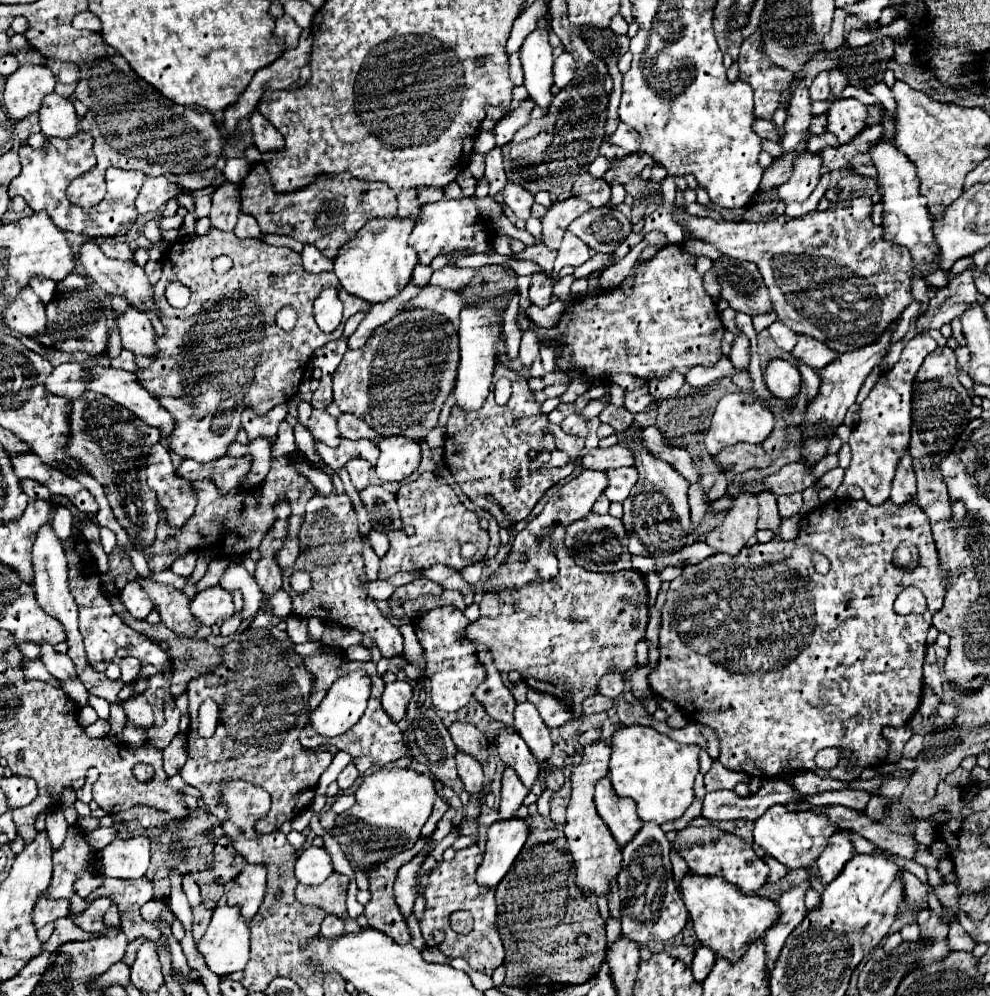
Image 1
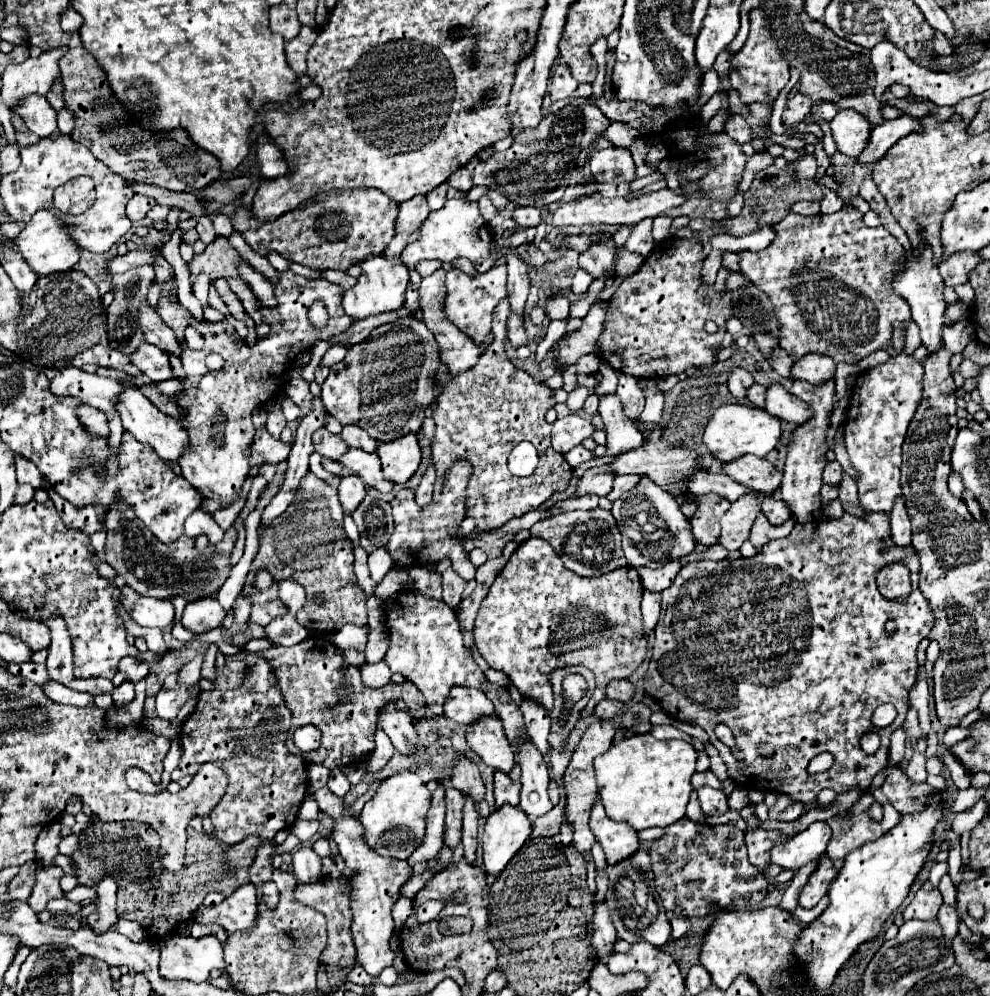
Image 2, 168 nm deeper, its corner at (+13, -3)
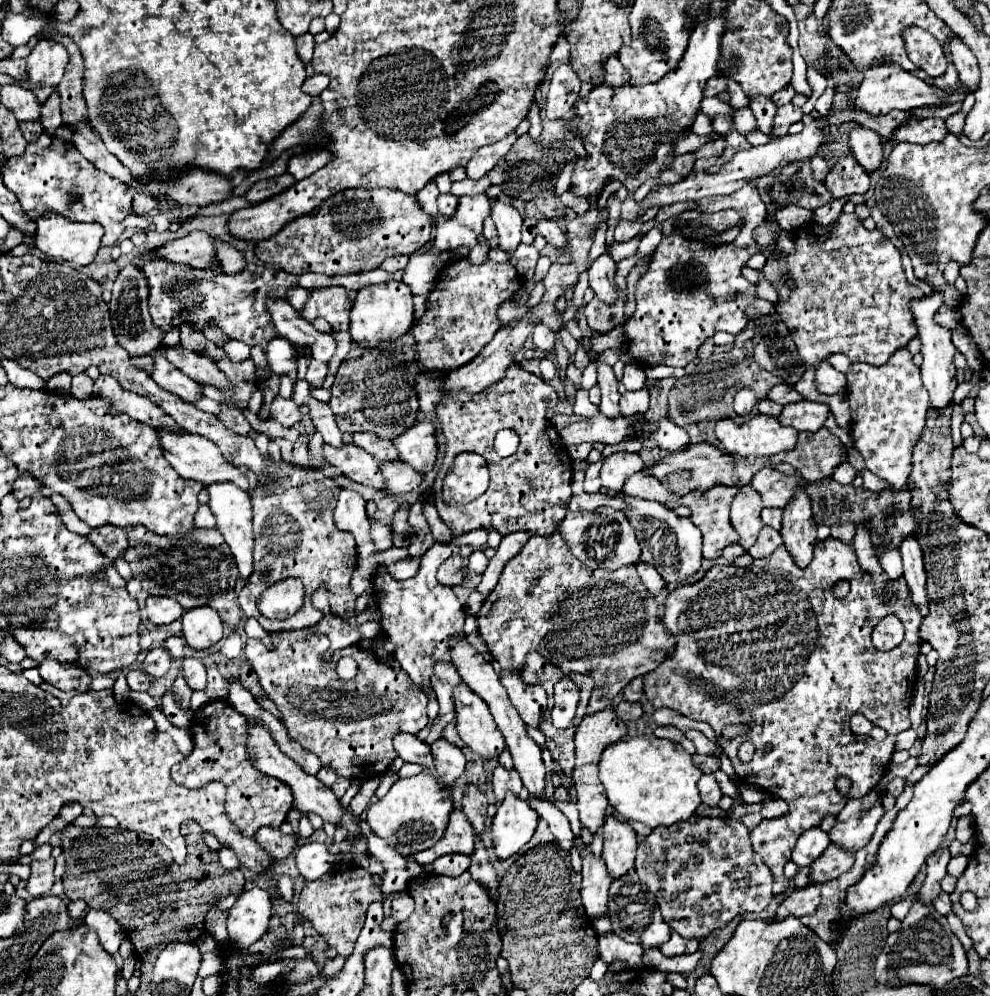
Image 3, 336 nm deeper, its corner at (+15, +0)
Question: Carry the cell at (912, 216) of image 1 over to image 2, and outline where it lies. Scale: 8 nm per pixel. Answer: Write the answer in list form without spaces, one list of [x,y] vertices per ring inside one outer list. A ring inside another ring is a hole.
[[[925,246],[923,254],[919,258],[905,258],[905,270],[895,274],[895,282],[893,282],[893,290],[911,306],[913,312],[913,320],[921,330],[921,344],[927,348],[929,354],[937,354],[941,350],[943,344],[943,314],[945,314],[945,300],[943,300],[943,278],[937,270],[937,266],[933,264],[933,254],[931,248]]]

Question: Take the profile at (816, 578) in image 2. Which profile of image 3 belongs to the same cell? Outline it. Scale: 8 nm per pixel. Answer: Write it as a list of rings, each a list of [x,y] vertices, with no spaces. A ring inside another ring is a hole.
[[[829,537],[815,543],[813,561],[805,569],[797,567],[785,545],[779,545],[769,557],[755,559],[753,565],[743,569],[735,565],[713,565],[703,579],[673,587],[665,599],[661,623],[673,633],[675,647],[653,673],[643,677],[645,695],[653,707],[669,707],[689,719],[709,723],[717,733],[719,745],[729,755],[735,775],[743,779],[743,783],[757,777],[757,787],[763,787],[767,793],[787,801],[787,815],[779,819],[763,819],[750,832],[753,851],[761,855],[763,863],[775,877],[775,895],[789,887],[789,879],[783,875],[783,865],[789,861],[797,835],[819,825],[827,813],[837,815],[851,797],[867,795],[867,791],[871,791],[887,771],[895,751],[895,735],[911,725],[909,705],[917,683],[917,655],[921,649],[919,627],[923,615],[911,601],[911,593],[903,577],[887,581],[887,595],[891,595],[891,601],[887,603],[875,595],[871,581],[873,577],[863,571],[857,561],[853,543]],[[839,579],[851,581],[851,591],[845,599],[835,601],[831,587]],[[887,613],[897,615],[905,625],[905,639],[891,651],[879,651],[871,643],[871,631]],[[855,713],[865,715],[873,725],[885,729],[891,741],[877,743],[871,737],[855,735],[849,729],[849,717]],[[741,723],[751,727],[747,737],[723,739],[721,731],[727,725]],[[743,741],[751,741],[757,749],[749,763],[743,763],[737,757]],[[763,745],[771,745],[773,751],[763,753]],[[839,777],[847,777],[851,781],[847,795],[837,789]]]

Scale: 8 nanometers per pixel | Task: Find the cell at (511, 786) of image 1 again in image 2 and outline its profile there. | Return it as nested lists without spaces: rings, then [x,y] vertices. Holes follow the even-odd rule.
[[[495,772],[495,800],[497,808],[503,804],[517,806],[519,804],[519,782],[513,782],[505,772]]]

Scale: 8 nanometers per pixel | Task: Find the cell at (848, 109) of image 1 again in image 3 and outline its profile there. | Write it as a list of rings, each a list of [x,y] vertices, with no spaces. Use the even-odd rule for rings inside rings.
[[[853,127],[849,131],[847,143],[853,151],[853,157],[857,159],[857,163],[865,169],[865,171],[875,171],[881,165],[883,159],[883,149],[881,149],[881,137],[867,129],[867,127]]]

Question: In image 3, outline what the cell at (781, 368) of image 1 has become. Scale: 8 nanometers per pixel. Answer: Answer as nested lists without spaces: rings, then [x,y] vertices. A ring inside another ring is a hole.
[[[797,401],[787,403],[779,413],[779,423],[795,427],[797,431],[817,431],[829,413],[829,405],[813,403],[813,401]]]

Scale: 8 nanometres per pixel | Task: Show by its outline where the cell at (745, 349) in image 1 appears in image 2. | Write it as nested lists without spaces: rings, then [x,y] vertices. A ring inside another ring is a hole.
[[[733,370],[729,374],[729,390],[737,400],[745,400],[747,386],[753,386],[753,376],[747,370]]]

